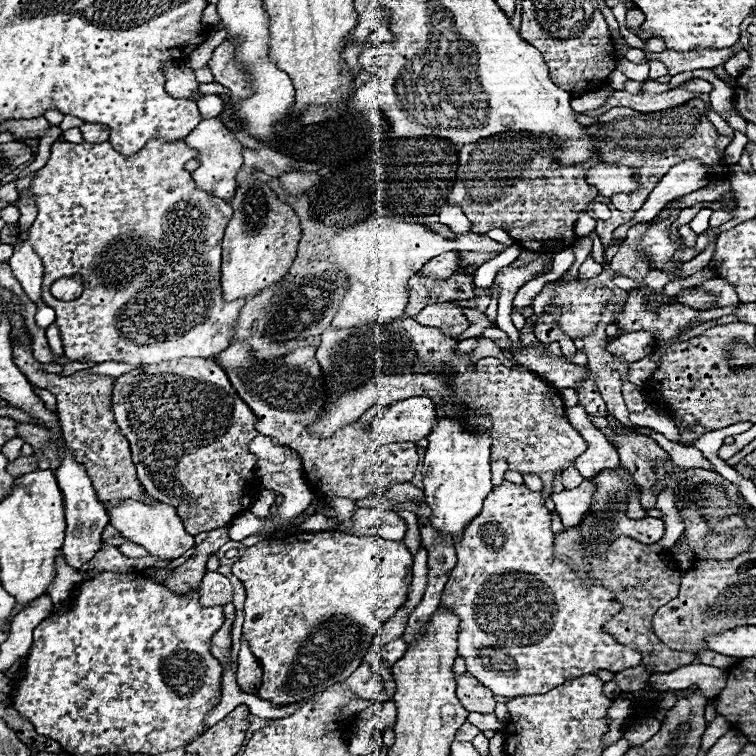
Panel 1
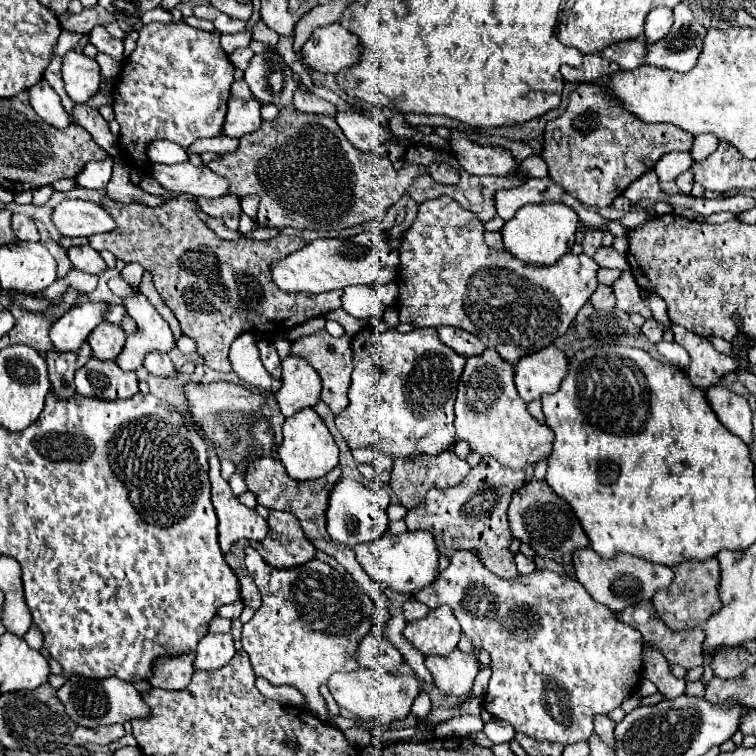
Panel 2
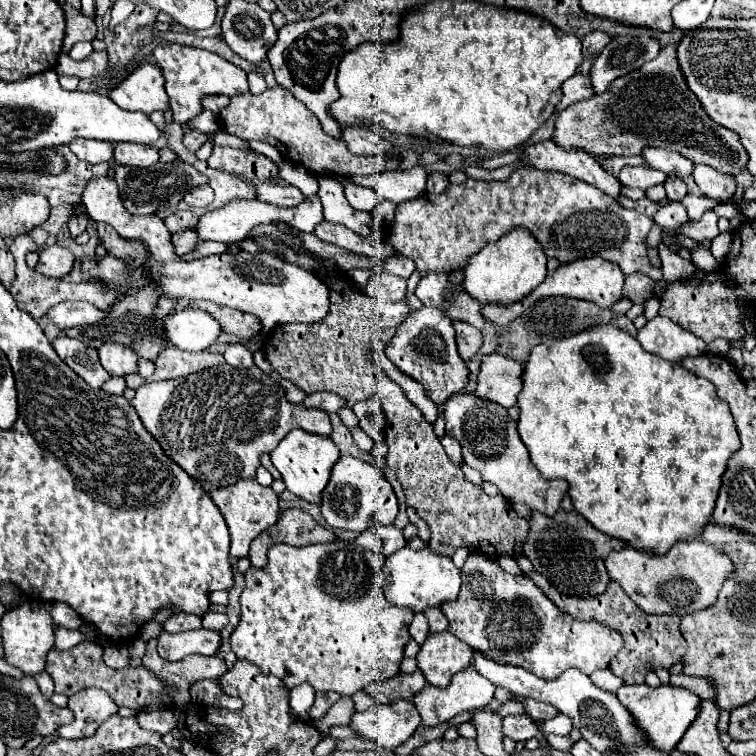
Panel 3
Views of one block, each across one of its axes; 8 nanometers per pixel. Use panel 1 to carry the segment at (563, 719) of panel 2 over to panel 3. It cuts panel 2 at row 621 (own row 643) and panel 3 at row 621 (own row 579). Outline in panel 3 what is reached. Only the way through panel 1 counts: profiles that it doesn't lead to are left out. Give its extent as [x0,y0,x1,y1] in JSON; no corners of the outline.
[440,554,622,680]

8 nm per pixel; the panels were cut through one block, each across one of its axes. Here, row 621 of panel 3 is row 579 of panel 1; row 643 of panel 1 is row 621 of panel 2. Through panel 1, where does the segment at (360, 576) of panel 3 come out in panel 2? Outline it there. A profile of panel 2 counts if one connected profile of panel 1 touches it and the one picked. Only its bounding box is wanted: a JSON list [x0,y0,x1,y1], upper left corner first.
[242,546,376,720]

